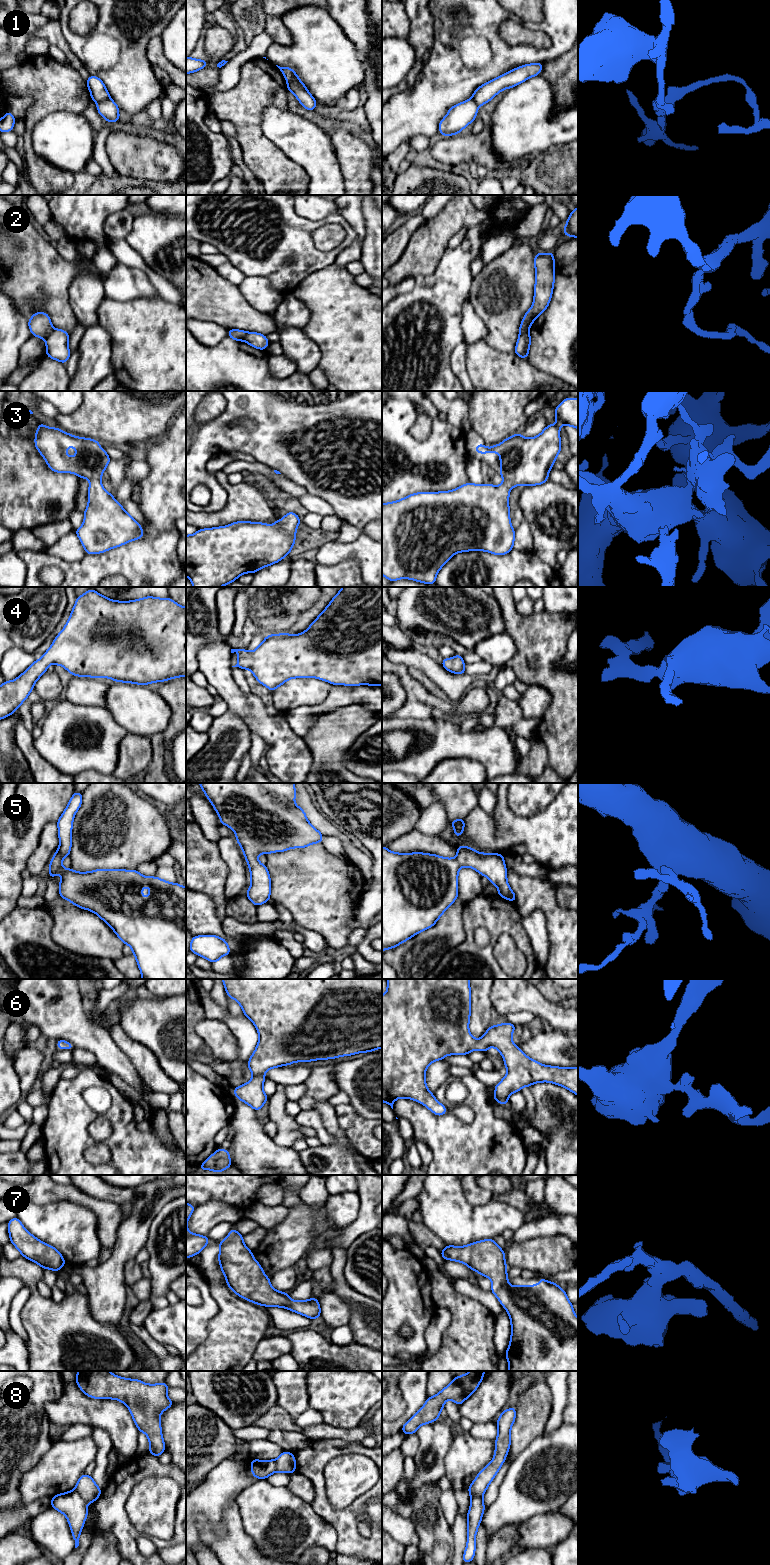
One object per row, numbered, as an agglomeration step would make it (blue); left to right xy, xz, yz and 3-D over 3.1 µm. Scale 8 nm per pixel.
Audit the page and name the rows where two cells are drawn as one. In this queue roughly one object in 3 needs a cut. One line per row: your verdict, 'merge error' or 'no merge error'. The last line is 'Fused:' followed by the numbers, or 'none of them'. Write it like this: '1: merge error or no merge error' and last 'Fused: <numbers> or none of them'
1: merge error
2: merge error
3: no merge error
4: no merge error
5: no merge error
6: no merge error
7: no merge error
8: merge error
Fused: 1, 2, 8

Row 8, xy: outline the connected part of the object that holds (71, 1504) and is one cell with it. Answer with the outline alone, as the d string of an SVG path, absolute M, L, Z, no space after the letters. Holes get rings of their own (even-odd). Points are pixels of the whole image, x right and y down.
M73 1489L51 1498L51 1507L66 1516L75 1541L75 1548L77 1548L79 1546L79 1536L88 1515L87 1503Z

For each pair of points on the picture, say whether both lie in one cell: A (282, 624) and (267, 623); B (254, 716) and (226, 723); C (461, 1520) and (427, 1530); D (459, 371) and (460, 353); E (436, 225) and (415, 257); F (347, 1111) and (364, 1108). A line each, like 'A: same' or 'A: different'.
A: same
B: different
C: different
D: same
E: same
F: different

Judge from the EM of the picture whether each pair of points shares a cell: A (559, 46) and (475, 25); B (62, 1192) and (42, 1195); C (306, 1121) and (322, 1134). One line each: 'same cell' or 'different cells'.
A: same cell
B: same cell
C: same cell

